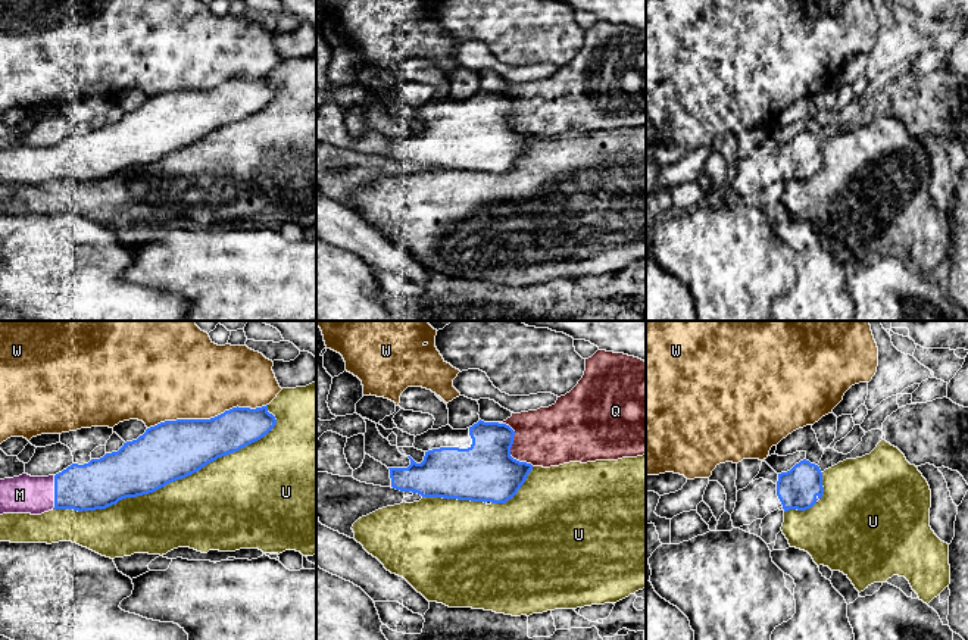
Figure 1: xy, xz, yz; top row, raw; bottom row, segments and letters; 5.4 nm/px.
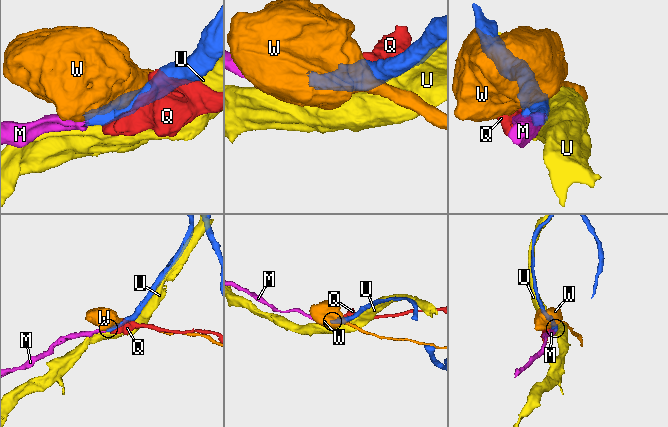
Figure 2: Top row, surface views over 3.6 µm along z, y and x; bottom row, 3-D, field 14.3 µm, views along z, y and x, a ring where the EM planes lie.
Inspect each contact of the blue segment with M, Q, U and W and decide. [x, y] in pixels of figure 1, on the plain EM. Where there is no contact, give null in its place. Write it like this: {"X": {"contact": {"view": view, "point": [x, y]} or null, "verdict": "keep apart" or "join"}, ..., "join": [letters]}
{"M": {"contact": {"view": "xy", "point": [55, 162]}, "verdict": "join"}, "Q": {"contact": {"view": "xz", "point": [511, 116]}, "verdict": "keep apart"}, "U": {"contact": {"view": "xy", "point": [166, 153]}, "verdict": "keep apart"}, "W": {"contact": {"view": "xy", "point": [206, 90]}, "verdict": "keep apart"}, "join": ["M"]}

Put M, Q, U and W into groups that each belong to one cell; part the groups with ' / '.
M / Q / U / W

